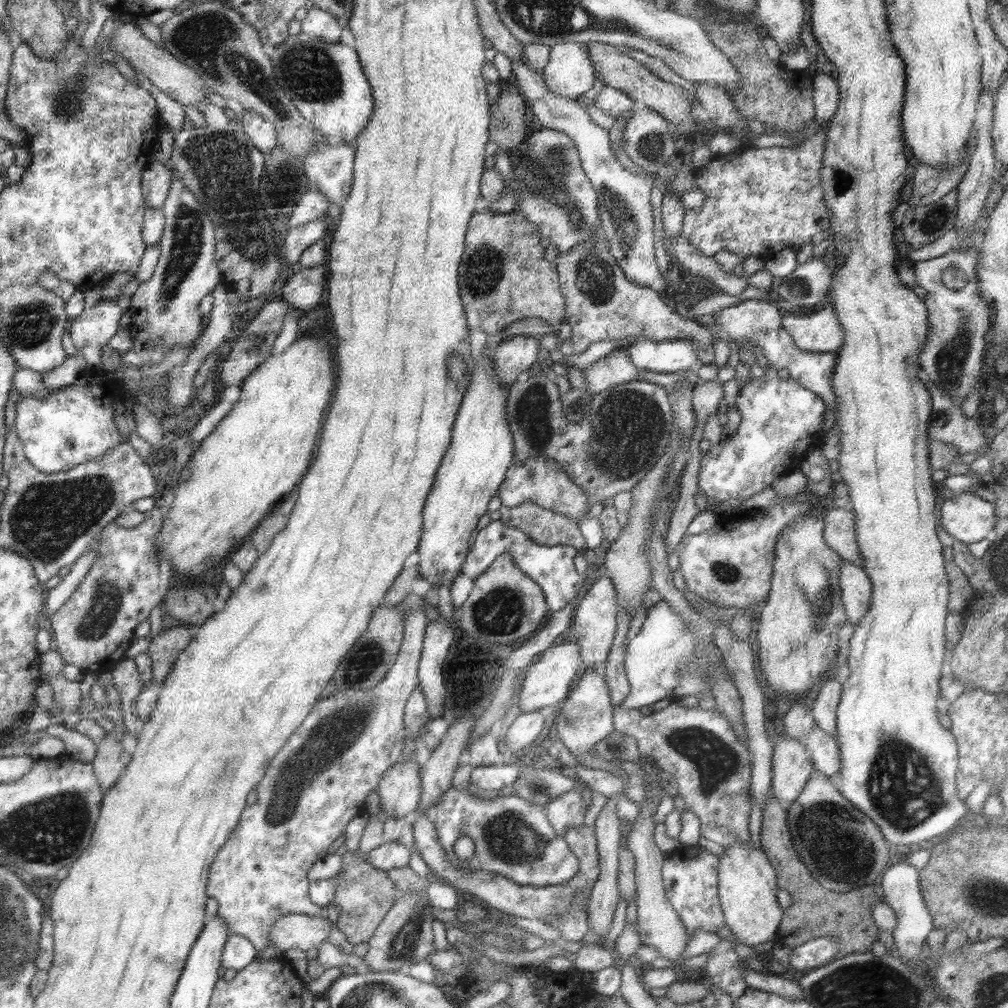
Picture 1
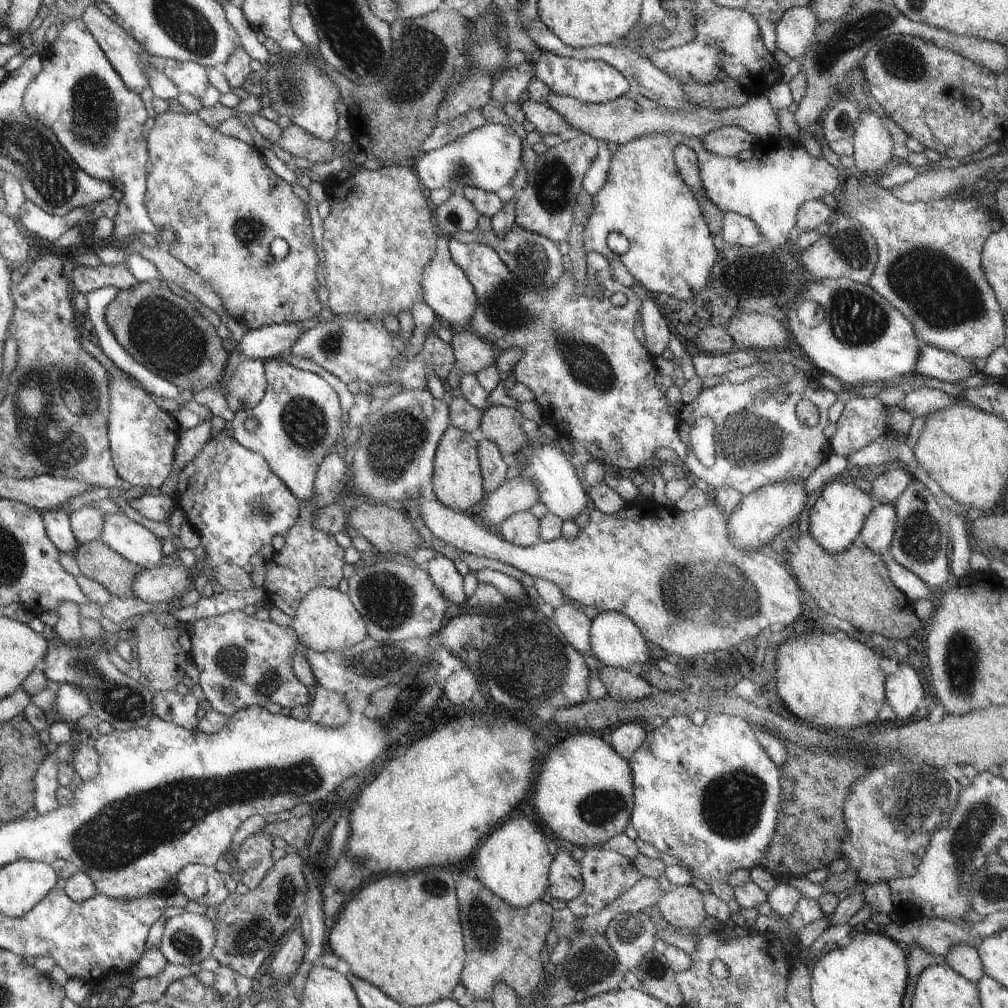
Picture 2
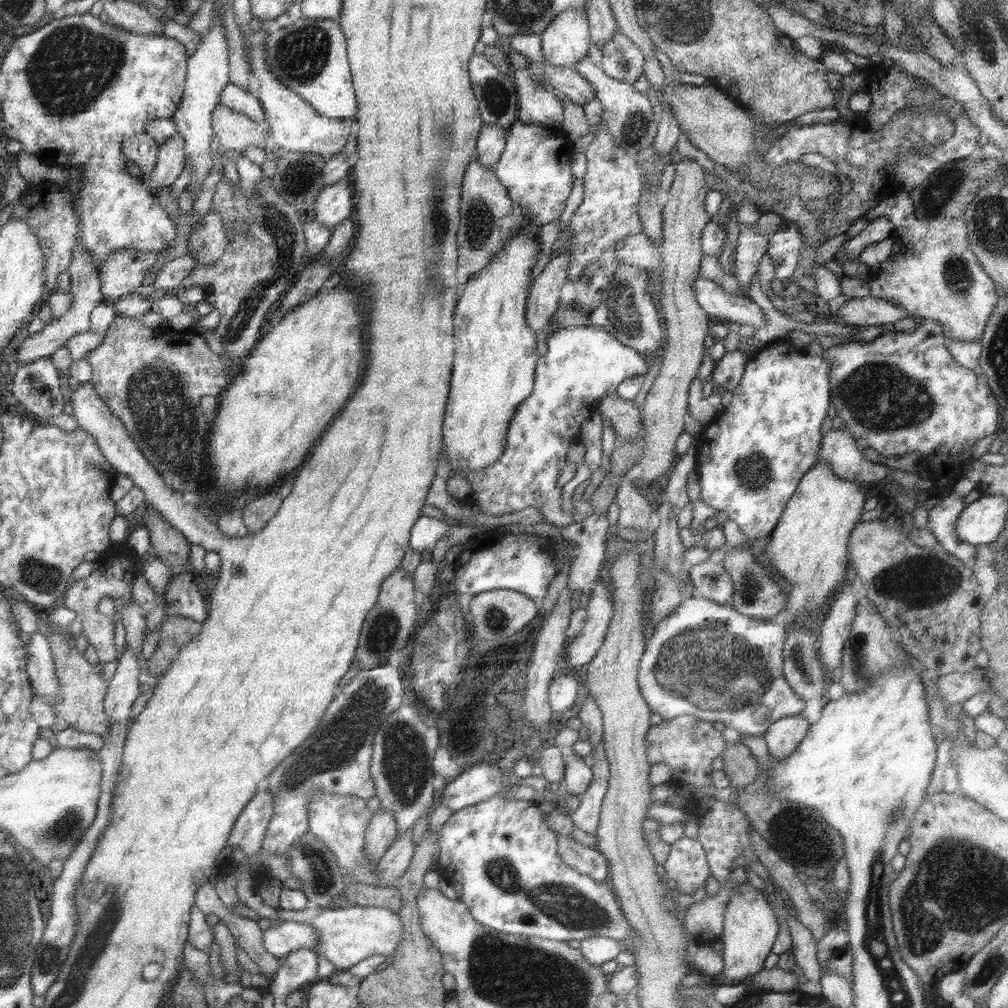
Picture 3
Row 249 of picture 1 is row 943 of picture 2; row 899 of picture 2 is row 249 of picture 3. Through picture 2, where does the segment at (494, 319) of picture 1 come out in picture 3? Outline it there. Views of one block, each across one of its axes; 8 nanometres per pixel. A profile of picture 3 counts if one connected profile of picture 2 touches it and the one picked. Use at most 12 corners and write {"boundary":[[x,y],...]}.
{"boundary":[[469,160],[459,202],[457,284],[527,224],[495,172]]}

